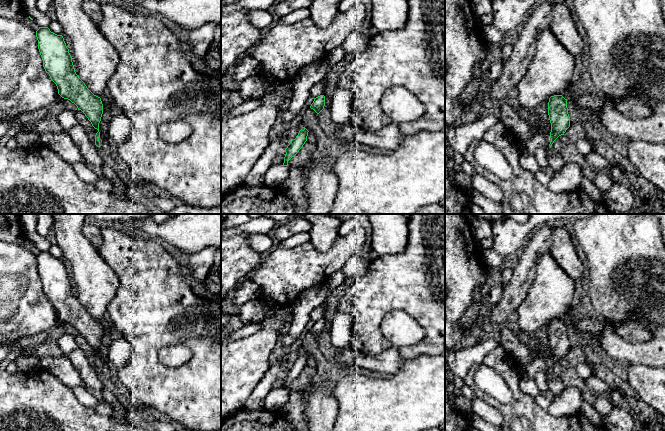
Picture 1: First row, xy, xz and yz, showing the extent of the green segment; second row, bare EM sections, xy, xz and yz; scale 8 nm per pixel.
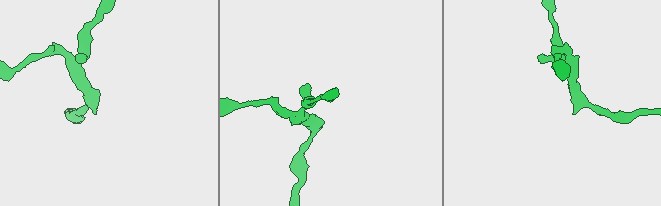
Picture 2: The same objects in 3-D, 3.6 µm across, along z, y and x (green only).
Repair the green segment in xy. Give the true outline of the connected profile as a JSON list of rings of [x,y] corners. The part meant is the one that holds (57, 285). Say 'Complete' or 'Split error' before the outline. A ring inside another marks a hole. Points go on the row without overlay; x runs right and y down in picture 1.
Split error. [[[39,251],[36,261],[43,291],[56,308],[58,318],[74,327],[98,354],[95,369],[100,371],[105,362],[99,356],[103,338],[101,322],[94,319],[76,298],[72,281],[62,259],[51,256],[48,251]]]

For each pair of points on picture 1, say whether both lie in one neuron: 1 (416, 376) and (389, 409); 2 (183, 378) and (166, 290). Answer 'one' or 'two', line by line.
1: one
2: one

